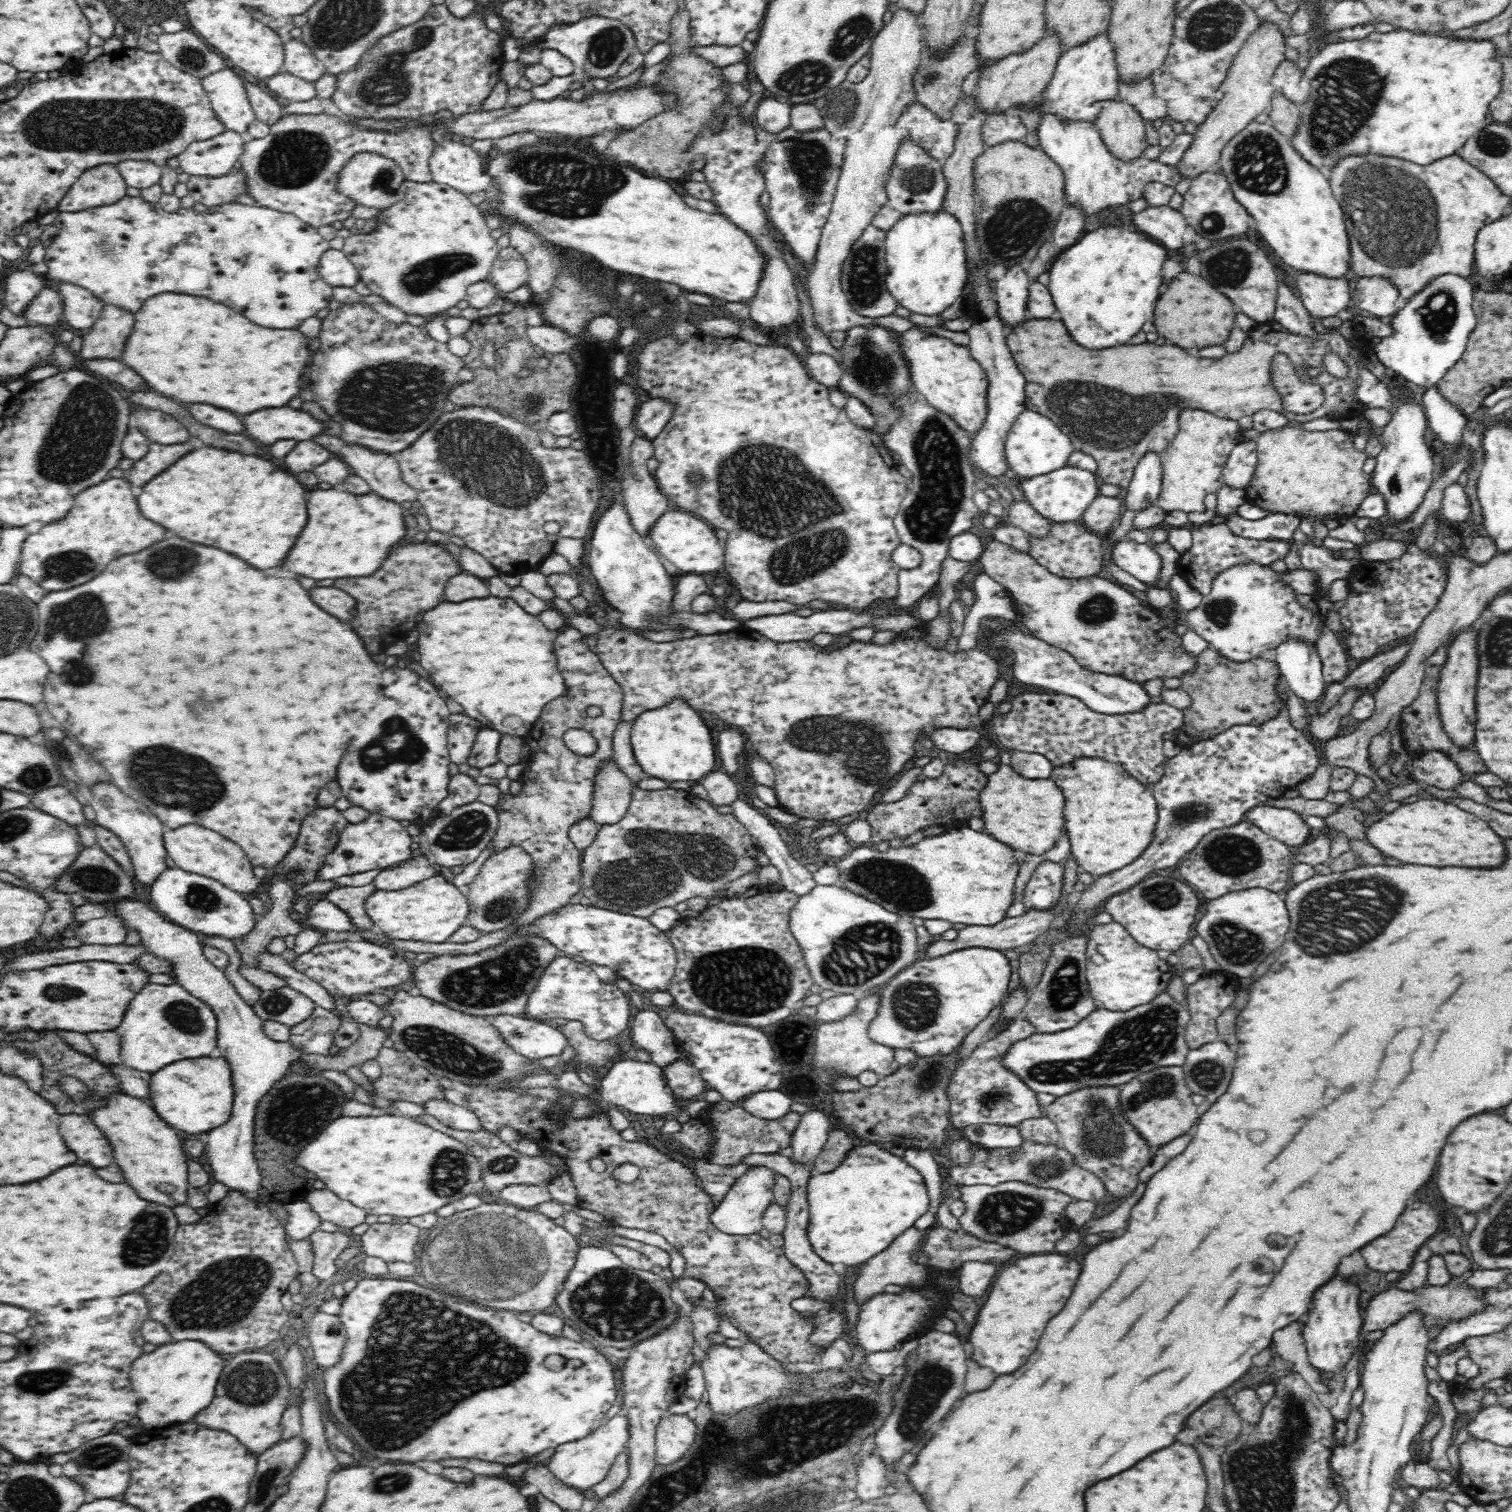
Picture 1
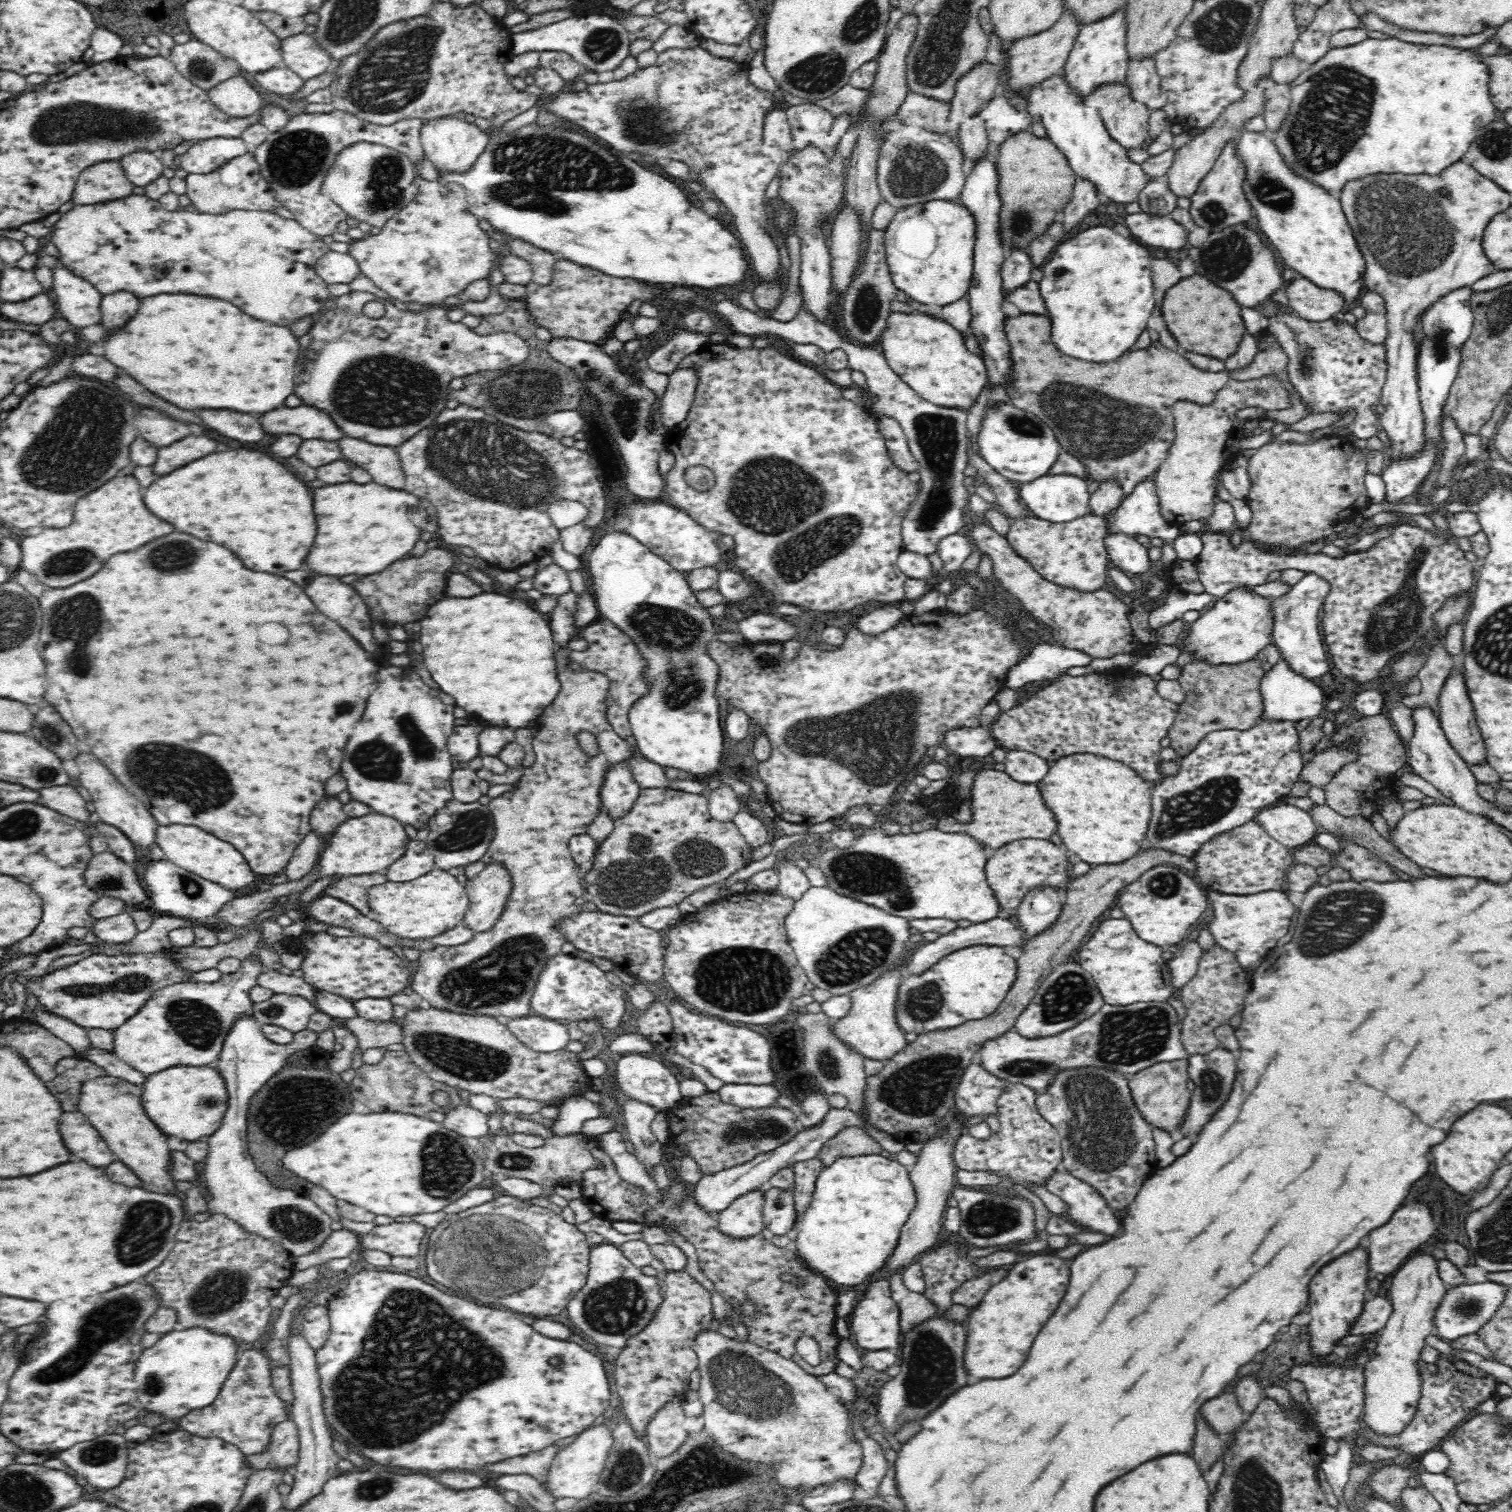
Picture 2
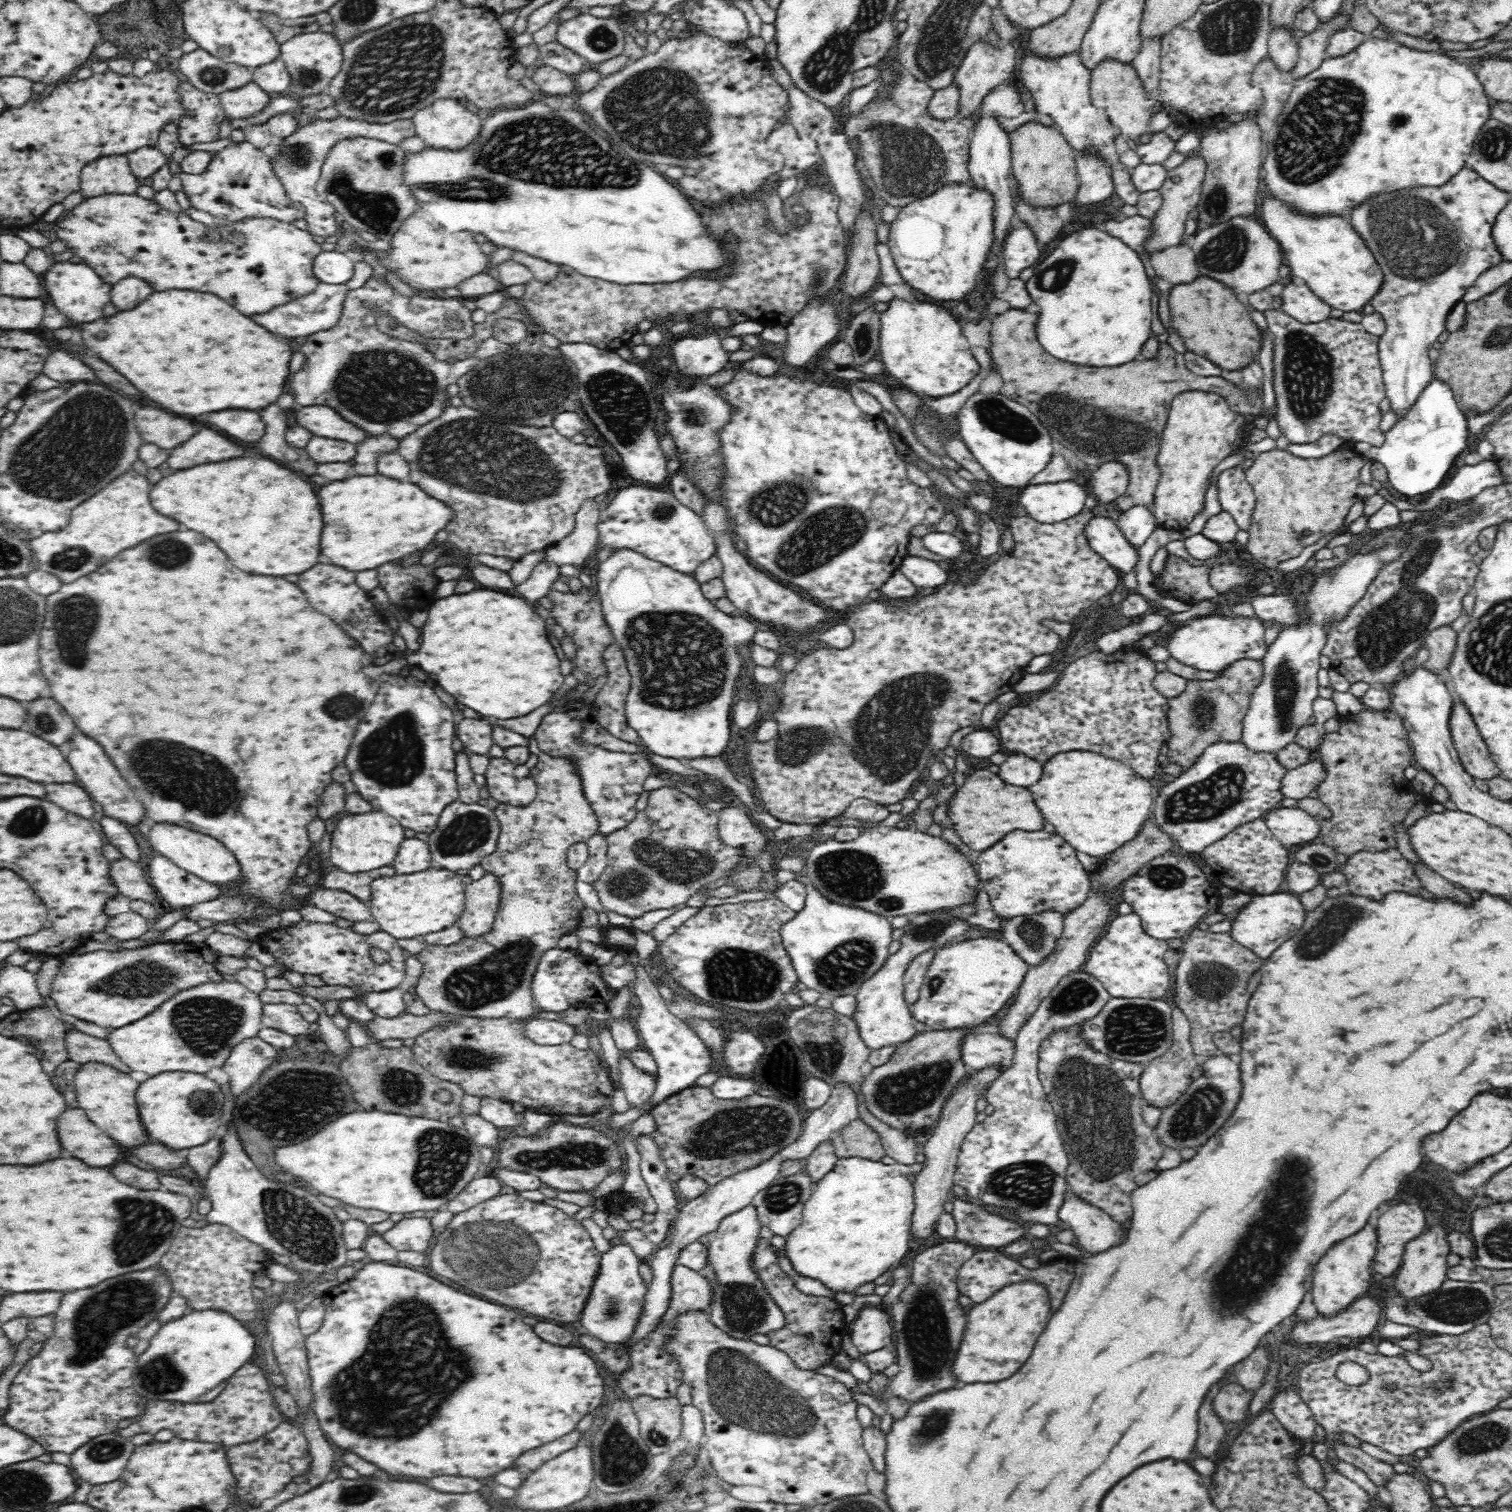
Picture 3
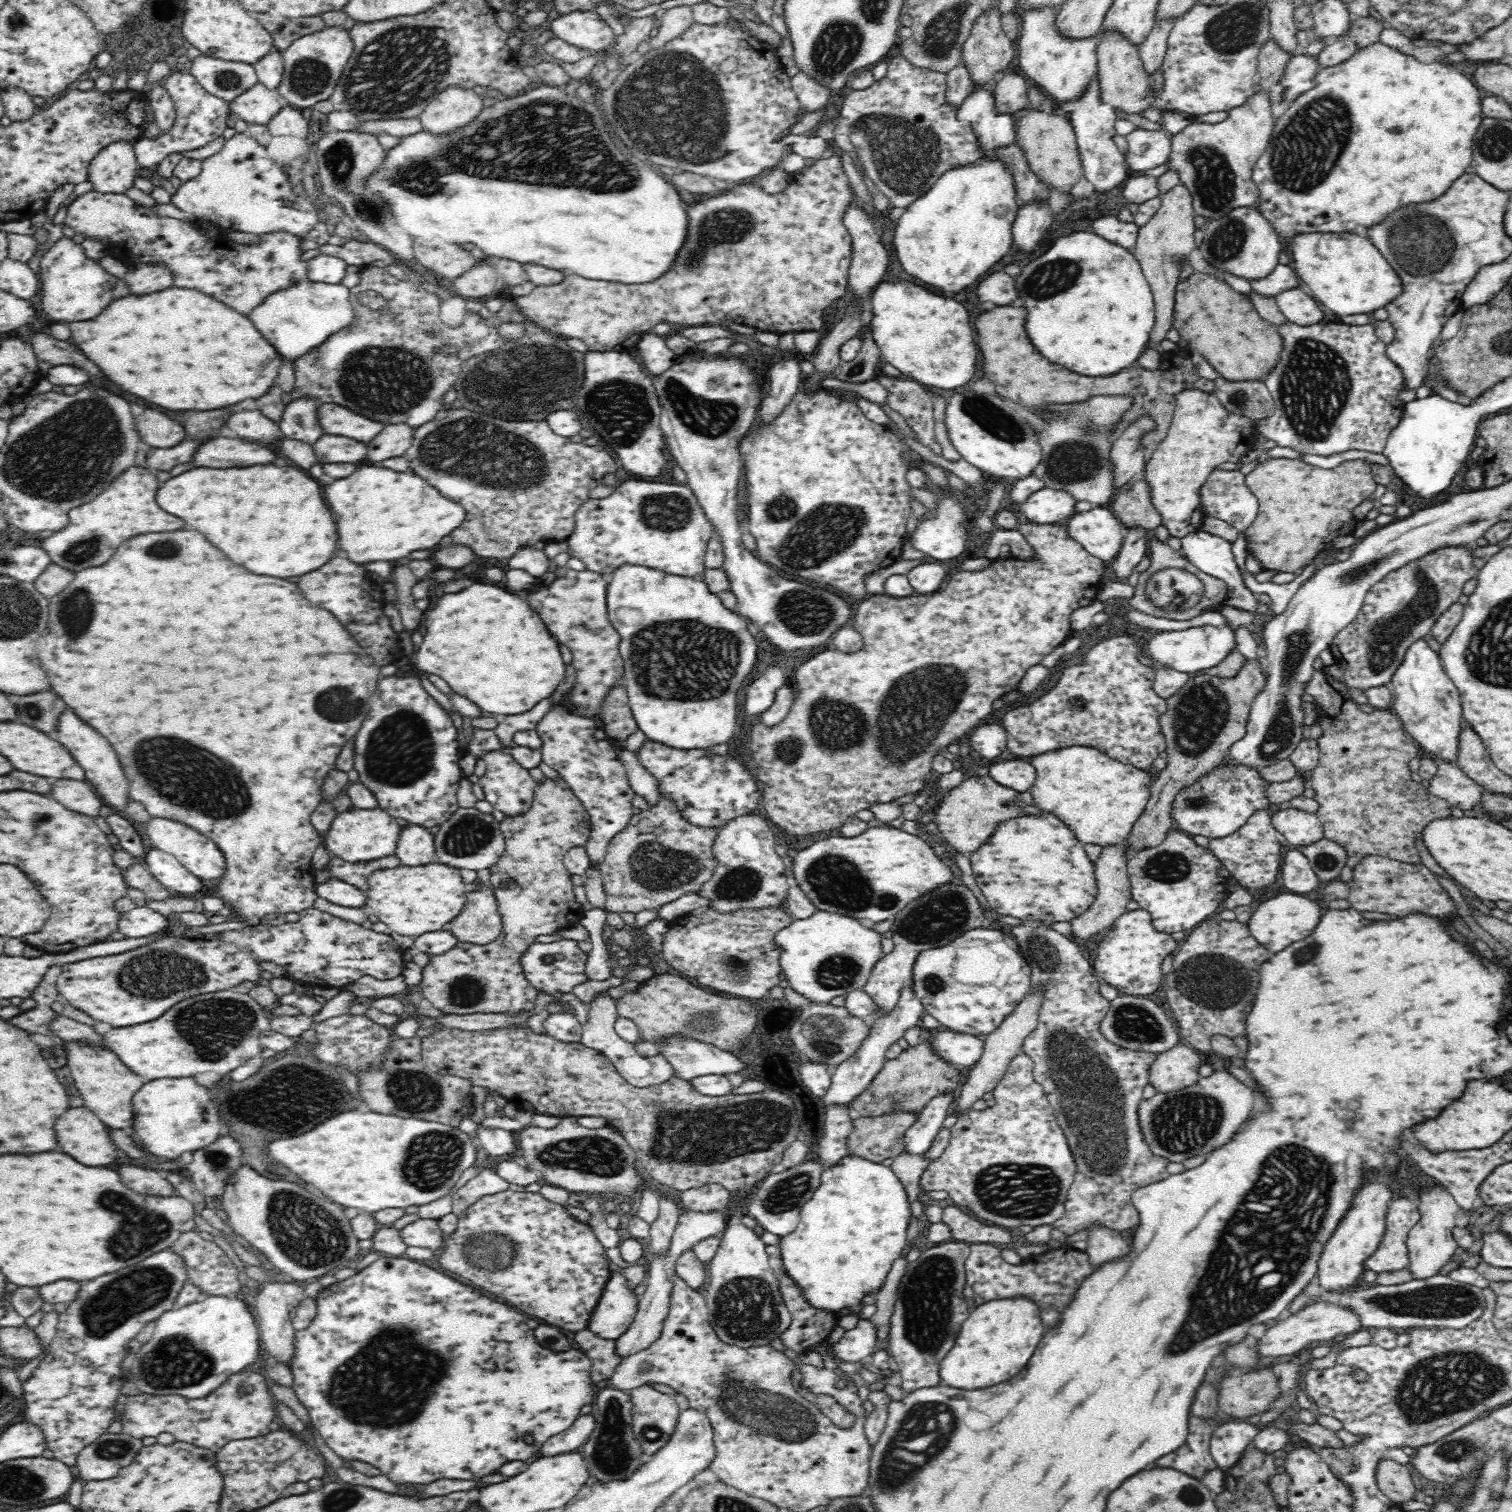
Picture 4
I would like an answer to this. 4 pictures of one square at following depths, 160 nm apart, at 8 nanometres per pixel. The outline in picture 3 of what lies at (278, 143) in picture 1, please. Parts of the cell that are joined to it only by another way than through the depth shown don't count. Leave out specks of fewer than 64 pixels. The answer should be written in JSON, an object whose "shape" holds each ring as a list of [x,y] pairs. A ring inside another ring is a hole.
{"shape":[[[342,115],[335,119],[318,119],[282,140],[281,150],[271,158],[271,163],[292,203],[299,205],[304,210],[303,219],[308,224],[309,232],[313,235],[316,234],[316,236],[323,236],[323,238],[332,235],[339,236],[341,228],[334,217],[335,209],[315,189],[328,150],[344,139],[363,137],[398,145],[412,136],[416,136],[413,119],[400,119],[399,121],[388,122],[388,124],[370,123],[357,118],[346,118]]]}

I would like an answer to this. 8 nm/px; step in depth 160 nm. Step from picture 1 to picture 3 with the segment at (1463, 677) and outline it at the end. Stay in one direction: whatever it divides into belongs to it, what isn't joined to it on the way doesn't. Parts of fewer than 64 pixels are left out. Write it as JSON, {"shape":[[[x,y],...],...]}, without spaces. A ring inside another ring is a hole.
{"shape":[[[1460,700],[1453,704],[1449,725],[1464,770],[1474,779],[1486,782],[1498,777],[1500,770],[1496,770],[1496,764],[1490,758],[1490,752],[1480,736],[1480,731],[1476,728],[1475,720],[1471,714],[1468,714],[1468,709]]]}

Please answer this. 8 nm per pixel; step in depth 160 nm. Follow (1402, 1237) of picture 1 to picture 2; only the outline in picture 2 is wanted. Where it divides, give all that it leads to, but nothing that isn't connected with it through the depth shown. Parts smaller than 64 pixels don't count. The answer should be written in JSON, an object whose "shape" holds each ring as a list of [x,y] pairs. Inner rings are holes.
{"shape":[[[1408,1204],[1400,1210],[1396,1210],[1396,1214],[1392,1214],[1392,1220],[1388,1222],[1388,1226],[1382,1226],[1380,1230],[1372,1230],[1370,1234],[1370,1246],[1368,1246],[1369,1254],[1369,1270],[1371,1274],[1390,1275],[1400,1268],[1400,1264],[1424,1242],[1430,1240],[1430,1236],[1436,1232],[1436,1224],[1434,1218],[1430,1214],[1430,1210],[1424,1204]]]}

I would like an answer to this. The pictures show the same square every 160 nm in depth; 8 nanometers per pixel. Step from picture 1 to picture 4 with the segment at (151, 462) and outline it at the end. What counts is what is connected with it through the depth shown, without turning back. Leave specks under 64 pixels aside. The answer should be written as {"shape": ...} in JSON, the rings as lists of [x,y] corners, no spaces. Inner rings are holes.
{"shape":[[[212,438],[200,446],[194,454],[196,466],[254,466],[254,464],[274,464],[278,456],[262,444],[254,444],[242,438]]]}

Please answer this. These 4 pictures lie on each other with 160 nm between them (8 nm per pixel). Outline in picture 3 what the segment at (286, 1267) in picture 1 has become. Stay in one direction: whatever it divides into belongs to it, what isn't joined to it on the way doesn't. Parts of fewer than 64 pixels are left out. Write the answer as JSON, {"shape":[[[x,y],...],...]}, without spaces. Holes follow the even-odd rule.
{"shape":[[[186,1223],[180,1227],[168,1252],[160,1259],[159,1268],[169,1277],[173,1294],[184,1297],[190,1310],[220,1309],[246,1324],[256,1320],[256,1298],[252,1296],[252,1278],[264,1274],[264,1268],[270,1264],[270,1258],[266,1258],[266,1254],[262,1254],[260,1250],[260,1245],[250,1242],[225,1224],[215,1223],[205,1228],[195,1228],[191,1223]]]}

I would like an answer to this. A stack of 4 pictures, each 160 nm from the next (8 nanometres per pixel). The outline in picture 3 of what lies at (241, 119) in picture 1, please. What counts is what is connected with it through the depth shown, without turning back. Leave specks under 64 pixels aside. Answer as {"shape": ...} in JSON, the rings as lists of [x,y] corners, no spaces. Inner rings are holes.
{"shape":[[[255,83],[218,95],[222,108],[230,119],[249,119],[272,104],[271,95]]]}

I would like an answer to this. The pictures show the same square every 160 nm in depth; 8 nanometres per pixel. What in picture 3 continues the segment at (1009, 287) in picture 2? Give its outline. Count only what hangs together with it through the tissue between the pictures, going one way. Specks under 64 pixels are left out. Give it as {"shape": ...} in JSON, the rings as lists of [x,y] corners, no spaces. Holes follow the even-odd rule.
{"shape":[[[1027,224],[1020,227],[1010,225],[1004,246],[1005,273],[1009,278],[1018,279],[1020,272],[1032,267],[1042,254],[1035,232]]]}

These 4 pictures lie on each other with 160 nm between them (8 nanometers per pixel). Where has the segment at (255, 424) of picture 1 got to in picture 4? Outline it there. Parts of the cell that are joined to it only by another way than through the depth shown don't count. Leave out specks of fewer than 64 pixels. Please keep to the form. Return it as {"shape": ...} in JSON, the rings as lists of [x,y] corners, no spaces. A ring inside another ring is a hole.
{"shape":[[[322,404],[318,418],[320,418],[320,424],[326,434],[348,436],[348,438],[354,438],[360,442],[370,442],[384,428],[382,422],[364,418],[338,404]]]}

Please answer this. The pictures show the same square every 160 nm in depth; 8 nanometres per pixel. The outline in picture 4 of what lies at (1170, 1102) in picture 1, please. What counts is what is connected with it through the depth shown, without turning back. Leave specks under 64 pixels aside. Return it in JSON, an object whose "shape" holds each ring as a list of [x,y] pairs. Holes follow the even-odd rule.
{"shape":[[[1182,1043],[1157,1056],[1150,1070],[1149,1082],[1156,1086],[1157,1092],[1181,1090],[1200,1080],[1198,1070],[1201,1066],[1194,1048]]]}

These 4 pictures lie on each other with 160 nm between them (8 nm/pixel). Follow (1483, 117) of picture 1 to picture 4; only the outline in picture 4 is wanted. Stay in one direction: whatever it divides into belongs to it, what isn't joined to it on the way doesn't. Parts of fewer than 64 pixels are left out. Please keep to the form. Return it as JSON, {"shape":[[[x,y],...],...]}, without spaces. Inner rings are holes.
{"shape":[[[1380,41],[1370,46],[1365,46],[1338,66],[1323,68],[1317,75],[1317,86],[1308,90],[1298,100],[1294,100],[1290,106],[1278,110],[1273,134],[1268,142],[1268,147],[1259,156],[1253,166],[1252,180],[1259,190],[1259,200],[1255,206],[1259,212],[1270,221],[1272,228],[1276,231],[1280,241],[1279,263],[1283,265],[1292,264],[1291,242],[1296,236],[1312,233],[1355,233],[1357,226],[1374,226],[1386,220],[1388,214],[1392,214],[1396,208],[1404,208],[1414,202],[1432,202],[1440,198],[1455,180],[1464,173],[1471,170],[1473,158],[1474,132],[1479,130],[1483,118],[1481,112],[1482,92],[1474,86],[1466,76],[1458,74],[1454,68],[1438,64],[1438,60],[1424,64],[1418,62],[1411,55],[1400,53],[1398,49],[1384,45]]]}

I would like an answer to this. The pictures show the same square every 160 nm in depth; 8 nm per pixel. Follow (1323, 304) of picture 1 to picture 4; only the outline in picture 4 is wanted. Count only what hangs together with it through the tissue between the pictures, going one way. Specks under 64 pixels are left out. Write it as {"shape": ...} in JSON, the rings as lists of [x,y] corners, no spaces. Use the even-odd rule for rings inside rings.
{"shape":[[[1291,288],[1276,294],[1276,304],[1288,321],[1300,326],[1310,326],[1323,322],[1322,309],[1318,302],[1302,289]]]}

